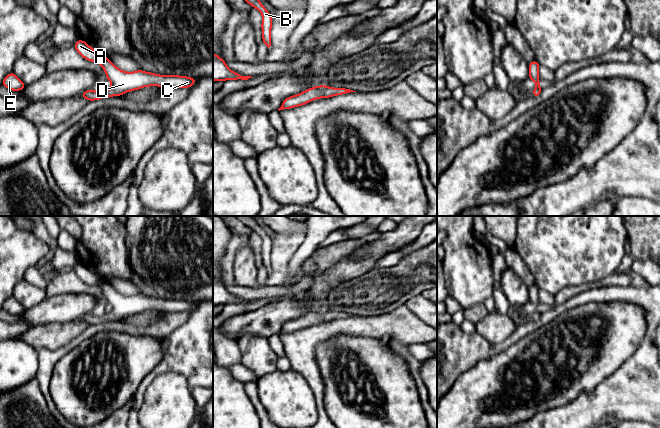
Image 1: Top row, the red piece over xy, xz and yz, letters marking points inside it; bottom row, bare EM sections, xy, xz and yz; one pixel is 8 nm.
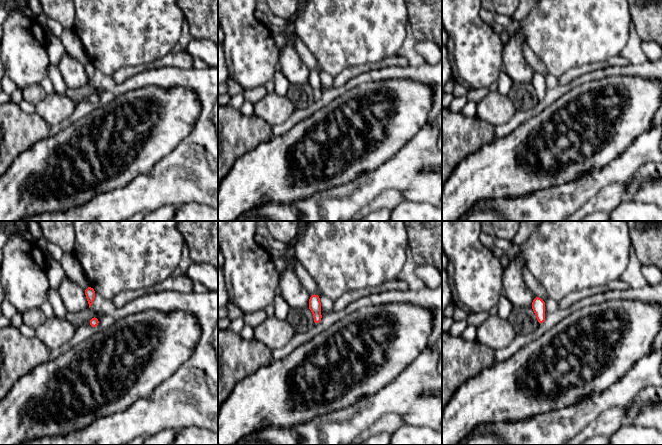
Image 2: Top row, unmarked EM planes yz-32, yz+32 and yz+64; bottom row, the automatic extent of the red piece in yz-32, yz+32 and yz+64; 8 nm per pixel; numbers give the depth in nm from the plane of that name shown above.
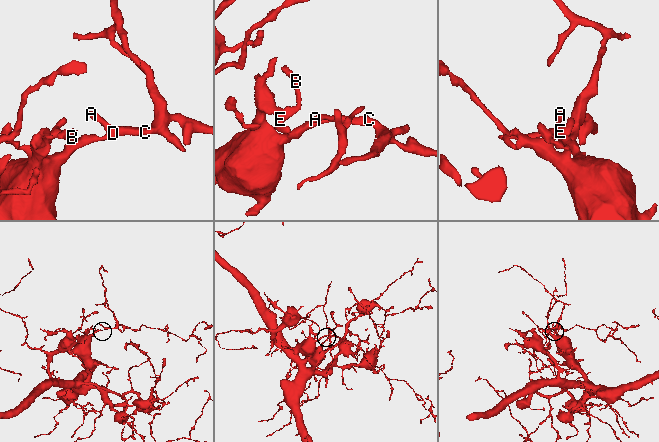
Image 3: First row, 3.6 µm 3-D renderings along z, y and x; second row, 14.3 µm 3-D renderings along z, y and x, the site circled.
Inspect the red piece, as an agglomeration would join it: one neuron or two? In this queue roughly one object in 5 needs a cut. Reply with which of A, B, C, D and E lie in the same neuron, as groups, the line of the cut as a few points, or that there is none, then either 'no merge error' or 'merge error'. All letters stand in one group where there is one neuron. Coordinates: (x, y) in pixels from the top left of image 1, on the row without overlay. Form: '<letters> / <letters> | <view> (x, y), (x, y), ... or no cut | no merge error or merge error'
A B C D E | no cut | no merge error

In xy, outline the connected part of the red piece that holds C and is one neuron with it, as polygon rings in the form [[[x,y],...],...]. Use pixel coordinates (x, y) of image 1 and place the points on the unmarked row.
[[[78,264],[74,269],[78,277],[88,285],[98,286],[104,293],[107,303],[111,306],[111,312],[103,315],[86,314],[80,320],[89,325],[98,324],[122,318],[148,310],[160,310],[166,313],[190,312],[197,303],[177,299],[158,299],[142,294],[124,296],[117,292],[107,281],[100,279],[85,265]]]

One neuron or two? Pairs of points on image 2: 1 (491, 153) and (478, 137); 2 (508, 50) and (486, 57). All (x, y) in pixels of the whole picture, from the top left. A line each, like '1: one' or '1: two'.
1: two
2: two

